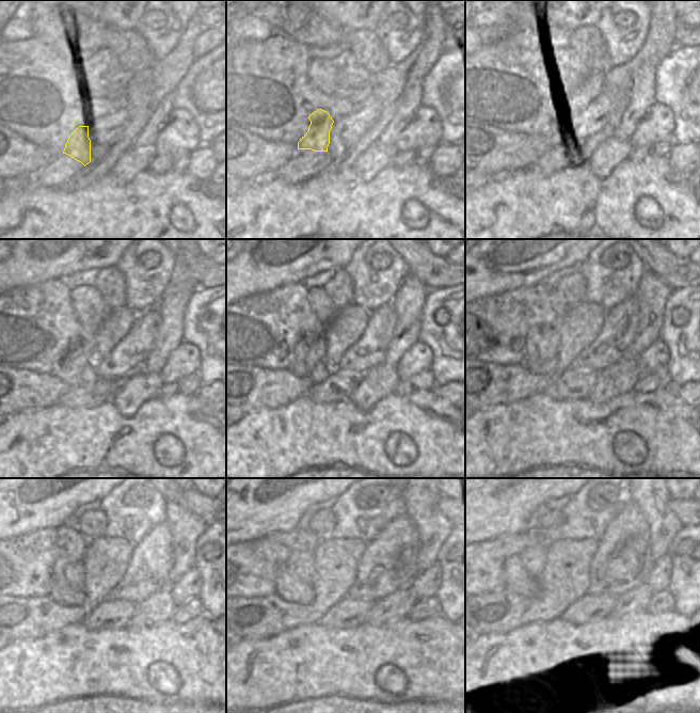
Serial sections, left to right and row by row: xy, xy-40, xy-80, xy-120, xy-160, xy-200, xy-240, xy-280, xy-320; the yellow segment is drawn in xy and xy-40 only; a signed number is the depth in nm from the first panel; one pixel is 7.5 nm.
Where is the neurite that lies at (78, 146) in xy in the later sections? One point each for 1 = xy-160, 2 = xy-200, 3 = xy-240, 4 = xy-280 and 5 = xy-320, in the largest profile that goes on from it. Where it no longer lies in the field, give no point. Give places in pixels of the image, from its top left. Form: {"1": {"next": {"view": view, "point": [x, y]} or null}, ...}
{"1": {"next": {"view": "xy-160", "point": [308, 354]}}, "2": {"next": {"view": "xy-200", "point": [543, 341]}}, "3": {"next": {"view": "xy-240", "point": [64, 572]}}, "4": {"next": {"view": "xy-280", "point": [302, 565]}}, "5": {"next": {"view": "xy-320", "point": [533, 558]}}}

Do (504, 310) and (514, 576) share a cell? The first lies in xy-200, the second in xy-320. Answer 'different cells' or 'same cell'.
different cells

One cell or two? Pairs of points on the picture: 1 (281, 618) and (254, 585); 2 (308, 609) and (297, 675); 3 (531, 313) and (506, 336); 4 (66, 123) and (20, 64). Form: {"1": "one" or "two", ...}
{"1": "two", "2": "two", "3": "one", "4": "one"}

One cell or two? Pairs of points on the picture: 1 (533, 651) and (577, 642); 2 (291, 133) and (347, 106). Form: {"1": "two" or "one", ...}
{"1": "one", "2": "one"}

